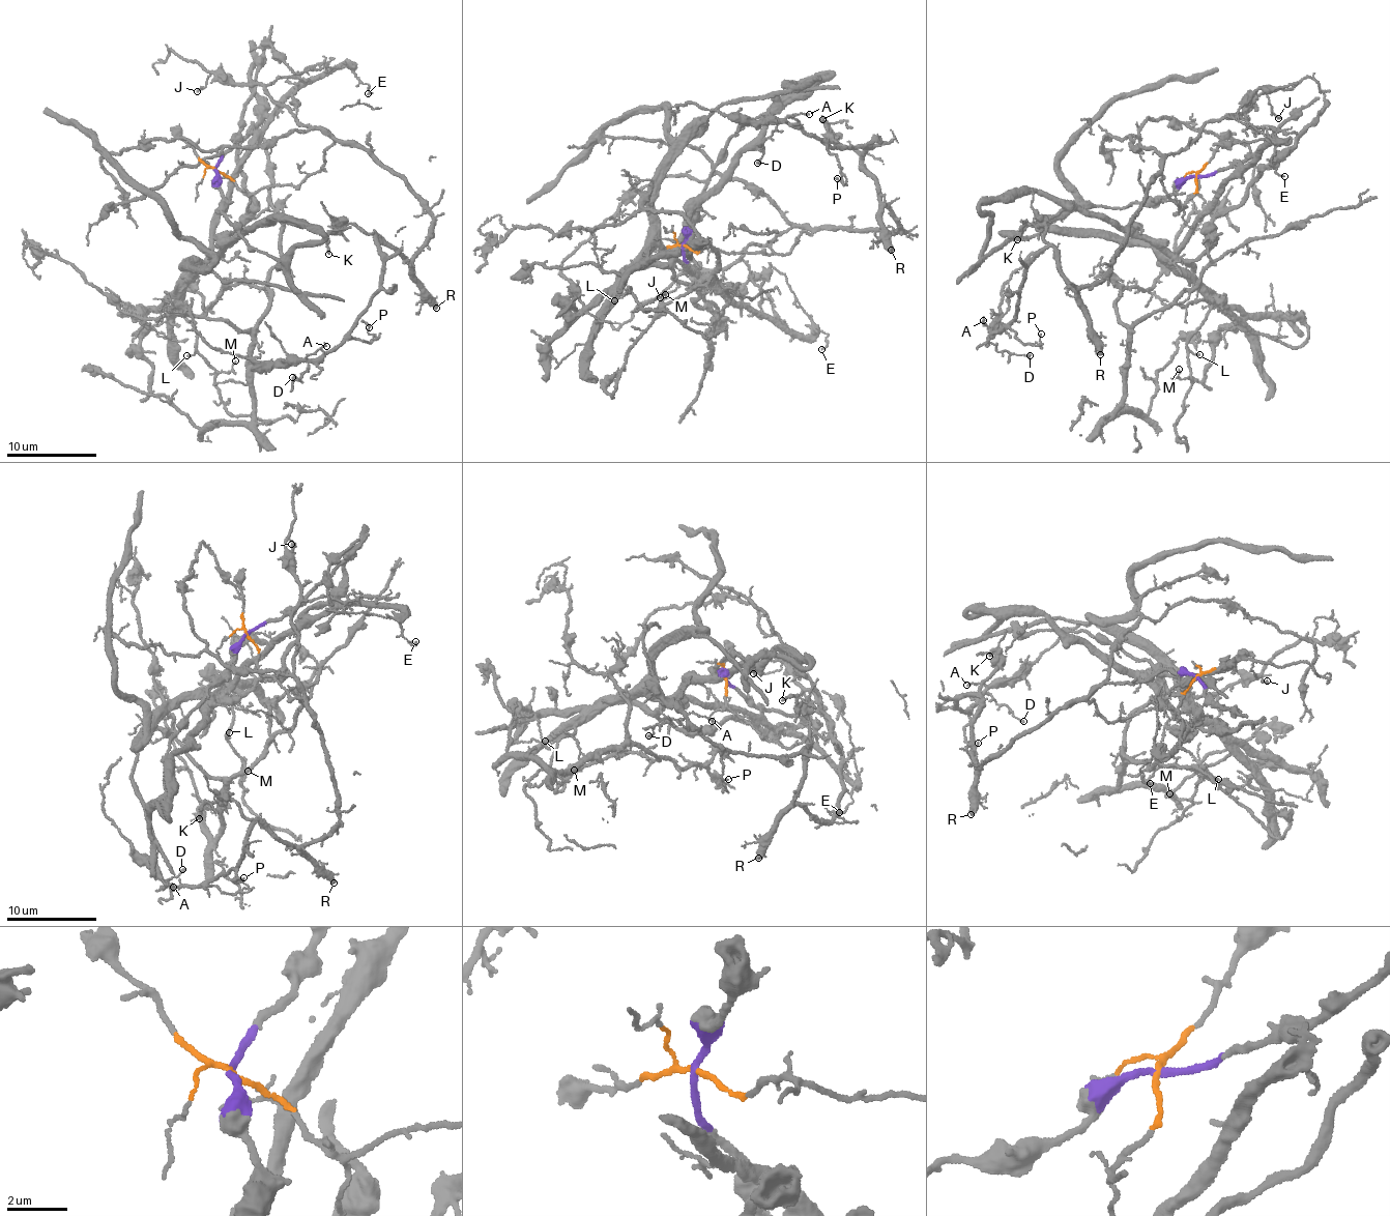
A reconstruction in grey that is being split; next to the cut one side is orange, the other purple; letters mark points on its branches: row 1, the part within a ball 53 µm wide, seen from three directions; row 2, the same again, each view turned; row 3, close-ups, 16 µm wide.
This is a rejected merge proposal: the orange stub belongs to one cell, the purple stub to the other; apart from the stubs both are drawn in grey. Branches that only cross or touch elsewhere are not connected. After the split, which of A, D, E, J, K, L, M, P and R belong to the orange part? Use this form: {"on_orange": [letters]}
{"on_orange": ["A", "D", "J", "K", "P", "R"]}

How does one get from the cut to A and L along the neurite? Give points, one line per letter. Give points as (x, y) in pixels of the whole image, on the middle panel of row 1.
A: (684, 244), (764, 254), (815, 230), (903, 231), (860, 161), (869, 146), (833, 147), (786, 118), (809, 114)
L: (684, 244), (684, 261), (708, 287), (708, 281), (656, 245), (629, 274), (619, 296), (630, 290), (613, 301)

